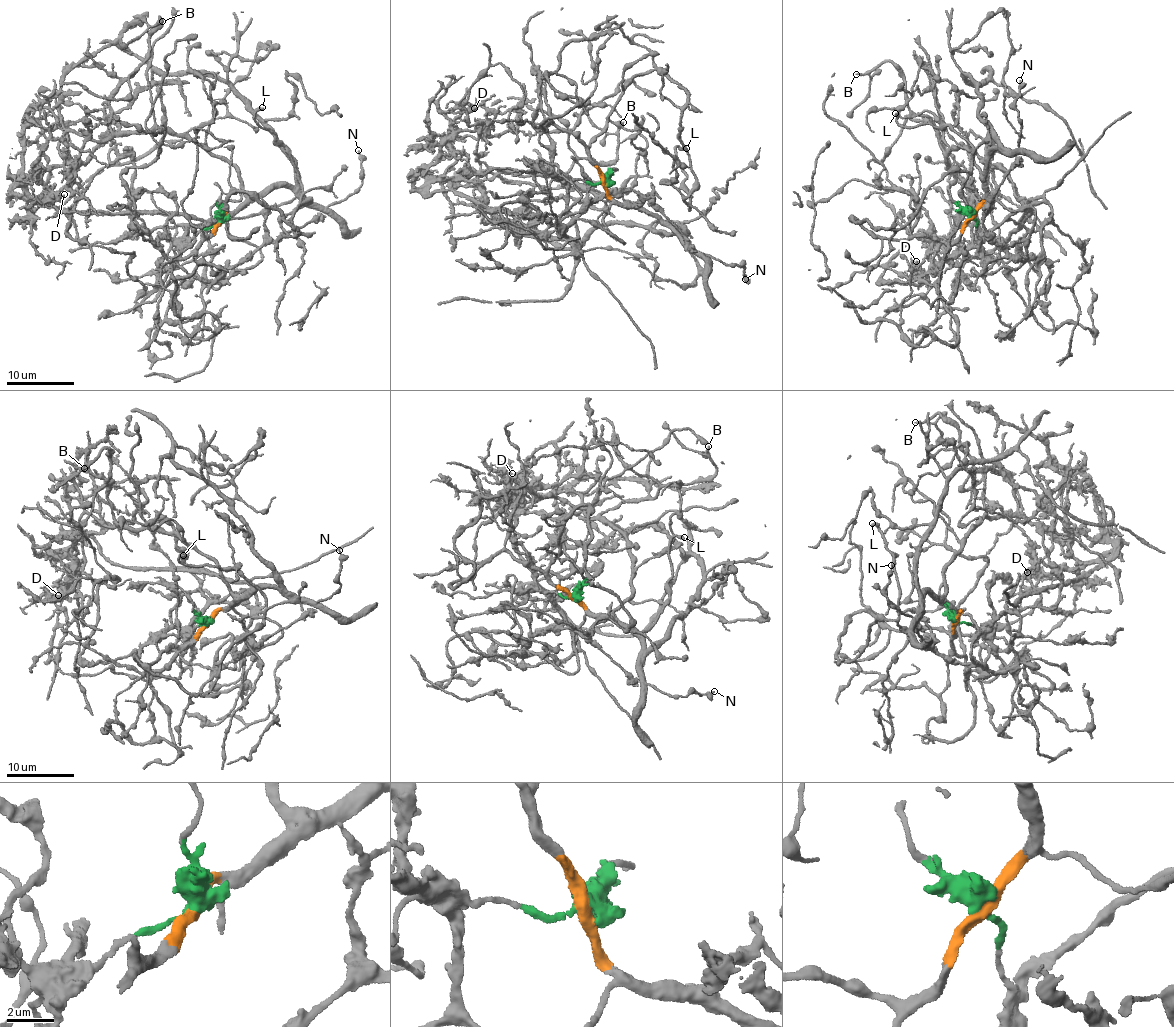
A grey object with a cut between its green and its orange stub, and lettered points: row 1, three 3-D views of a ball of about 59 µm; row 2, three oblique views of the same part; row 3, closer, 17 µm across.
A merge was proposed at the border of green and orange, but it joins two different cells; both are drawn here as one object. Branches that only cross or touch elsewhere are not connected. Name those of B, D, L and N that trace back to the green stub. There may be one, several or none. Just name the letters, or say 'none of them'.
D

